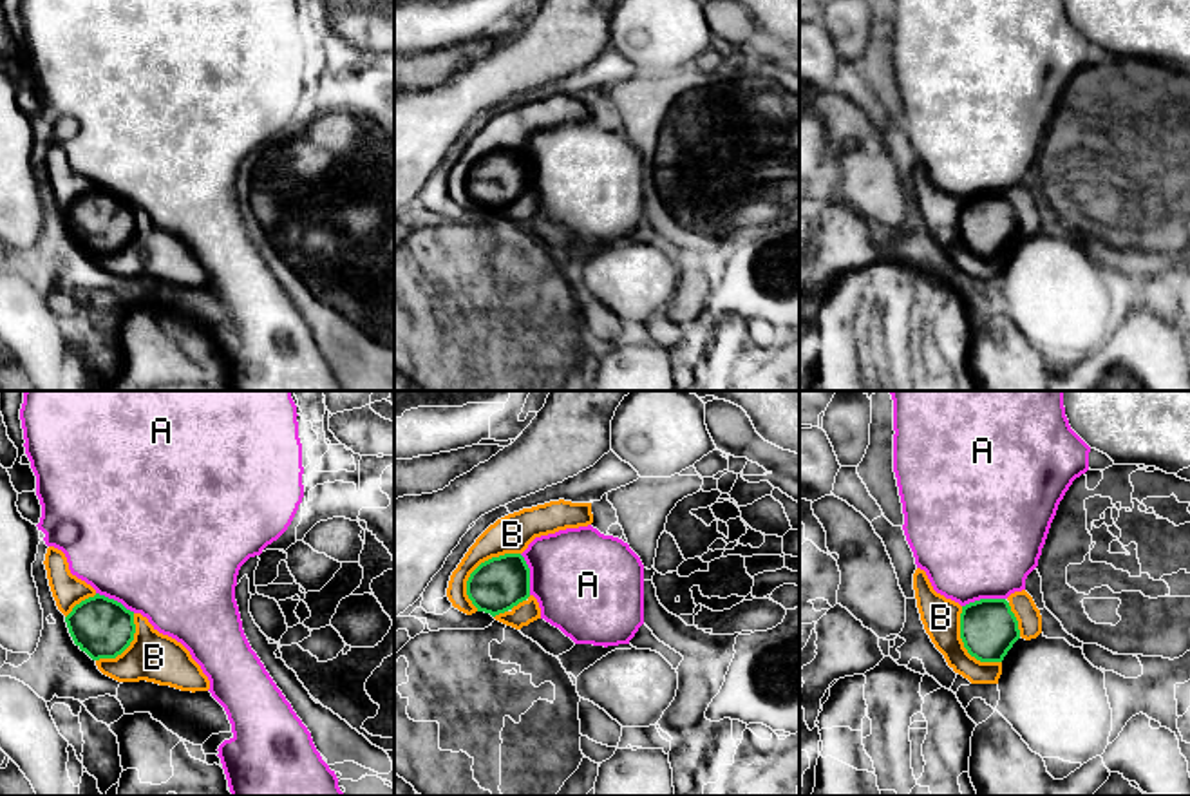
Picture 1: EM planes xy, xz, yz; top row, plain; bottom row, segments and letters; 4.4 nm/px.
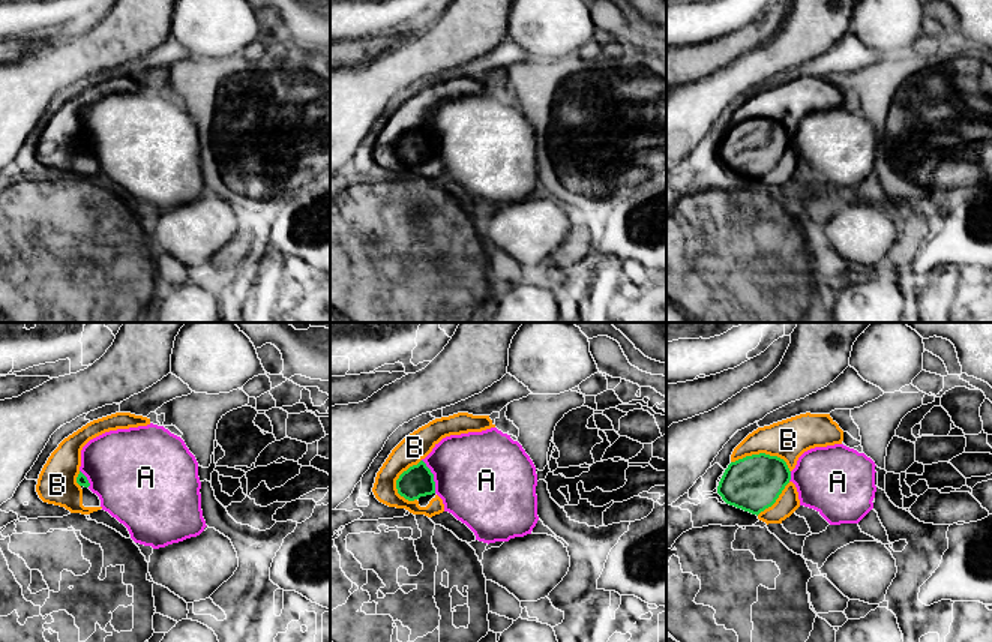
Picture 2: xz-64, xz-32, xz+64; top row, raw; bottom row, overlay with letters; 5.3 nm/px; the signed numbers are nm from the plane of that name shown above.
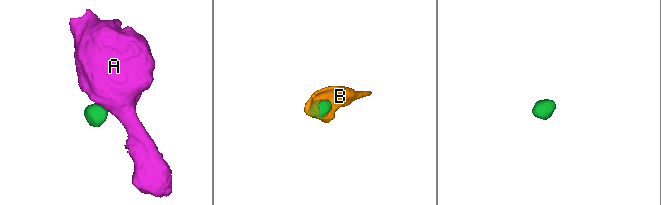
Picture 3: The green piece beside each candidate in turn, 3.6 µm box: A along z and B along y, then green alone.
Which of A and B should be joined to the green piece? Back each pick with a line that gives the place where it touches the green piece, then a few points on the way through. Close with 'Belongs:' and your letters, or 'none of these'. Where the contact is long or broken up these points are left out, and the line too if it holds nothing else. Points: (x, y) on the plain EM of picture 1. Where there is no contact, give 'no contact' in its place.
B: meets green in xz at (476, 163)
Belongs: B

